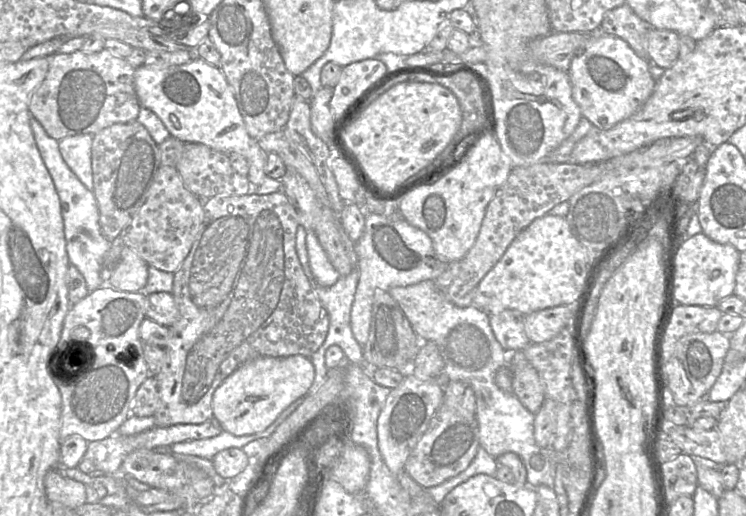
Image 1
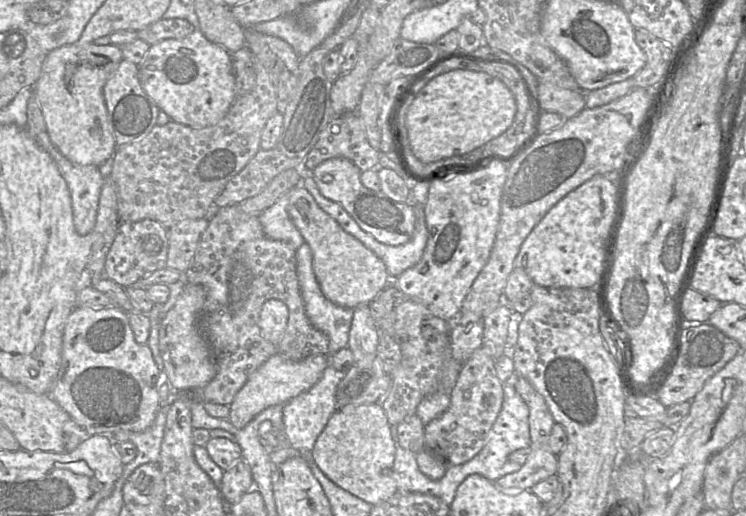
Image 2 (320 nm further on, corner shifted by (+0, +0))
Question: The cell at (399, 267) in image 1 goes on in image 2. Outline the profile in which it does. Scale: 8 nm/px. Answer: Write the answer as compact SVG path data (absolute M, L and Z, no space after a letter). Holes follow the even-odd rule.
M344 157L325 160L313 172L321 194L339 203L362 230L383 244L398 246L407 243L412 238L416 226L414 207L408 203L396 202L381 191L366 188L361 183L361 173L362 171L350 159Z

